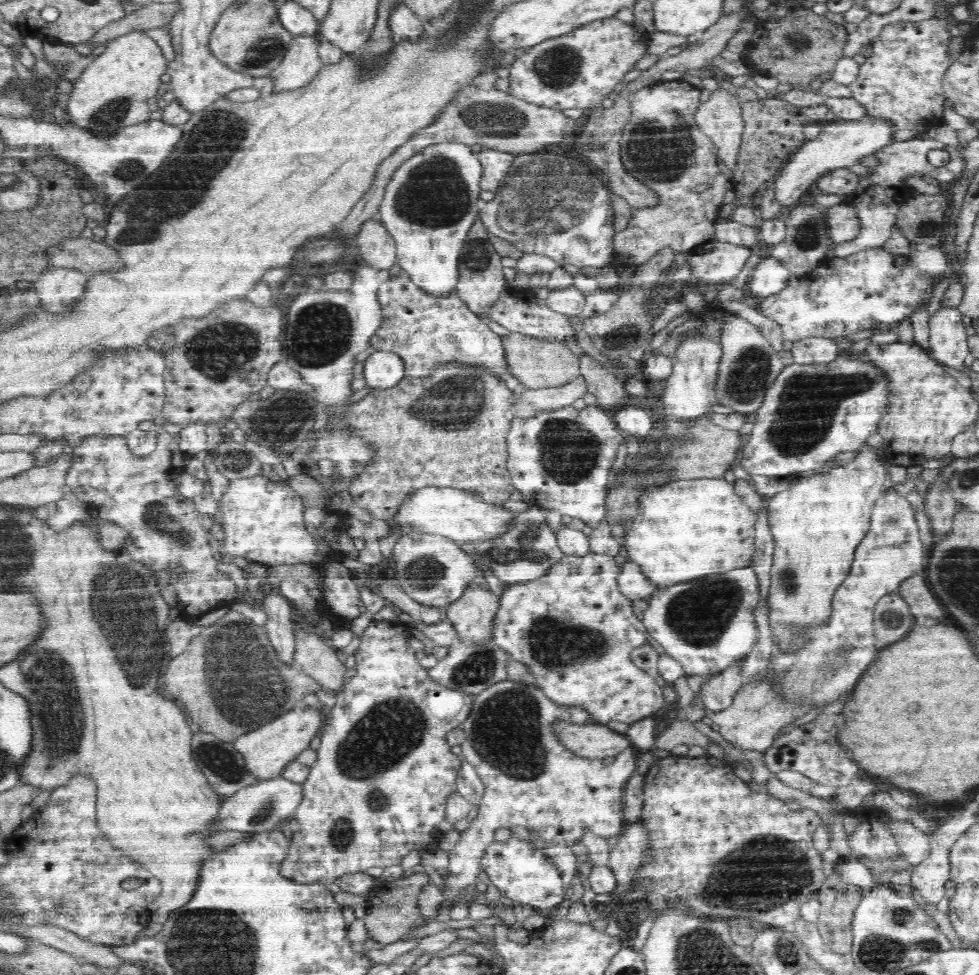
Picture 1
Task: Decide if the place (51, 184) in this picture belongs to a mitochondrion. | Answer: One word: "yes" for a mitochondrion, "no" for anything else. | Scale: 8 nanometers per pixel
no

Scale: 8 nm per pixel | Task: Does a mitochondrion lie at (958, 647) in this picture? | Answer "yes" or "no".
no

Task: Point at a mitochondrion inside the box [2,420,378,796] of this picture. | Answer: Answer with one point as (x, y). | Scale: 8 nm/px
(245, 685)

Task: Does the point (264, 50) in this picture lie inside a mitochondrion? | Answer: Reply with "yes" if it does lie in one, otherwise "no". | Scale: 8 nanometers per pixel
yes

